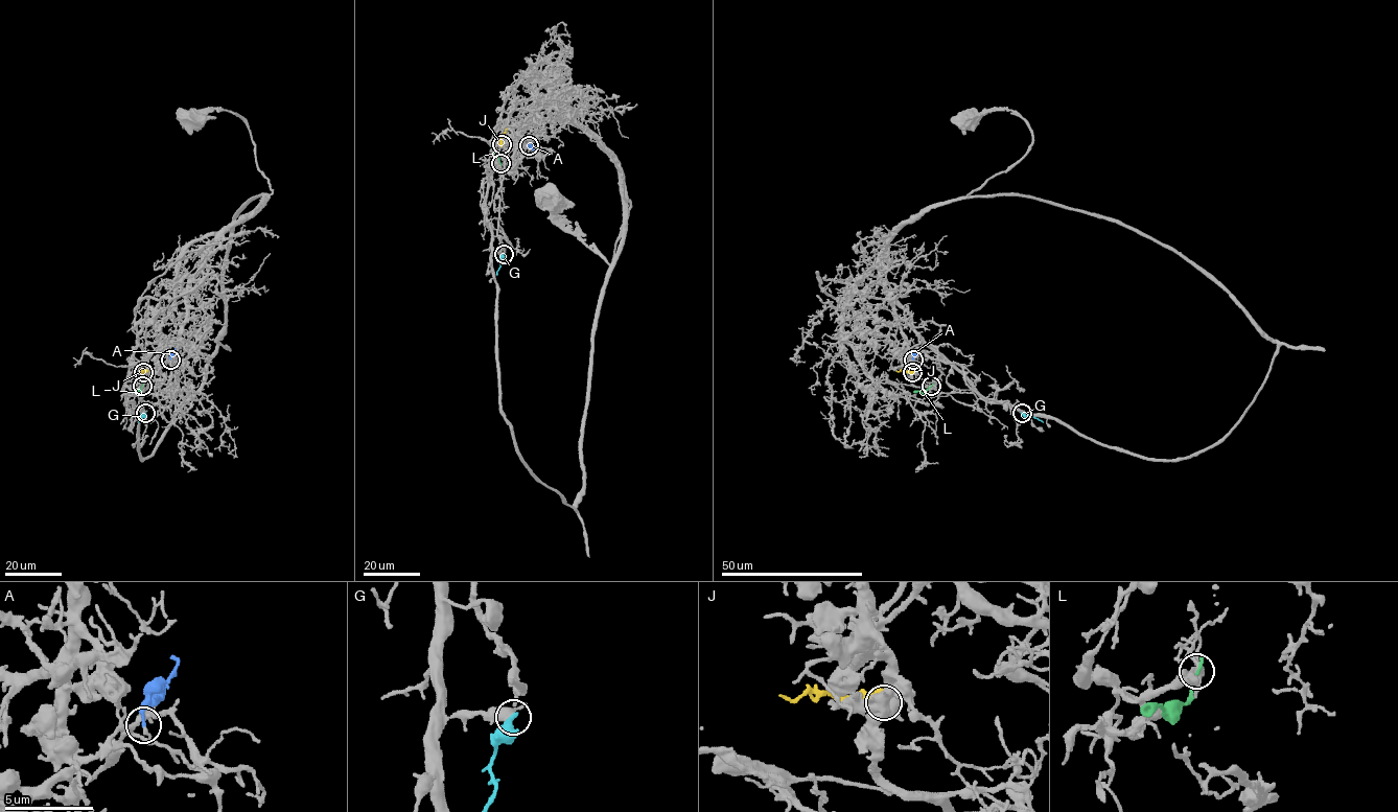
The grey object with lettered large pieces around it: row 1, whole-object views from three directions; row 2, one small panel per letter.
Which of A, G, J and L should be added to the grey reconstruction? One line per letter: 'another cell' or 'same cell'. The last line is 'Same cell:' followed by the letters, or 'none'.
A: another cell
G: another cell
J: same cell
L: another cell
Same cell: J

